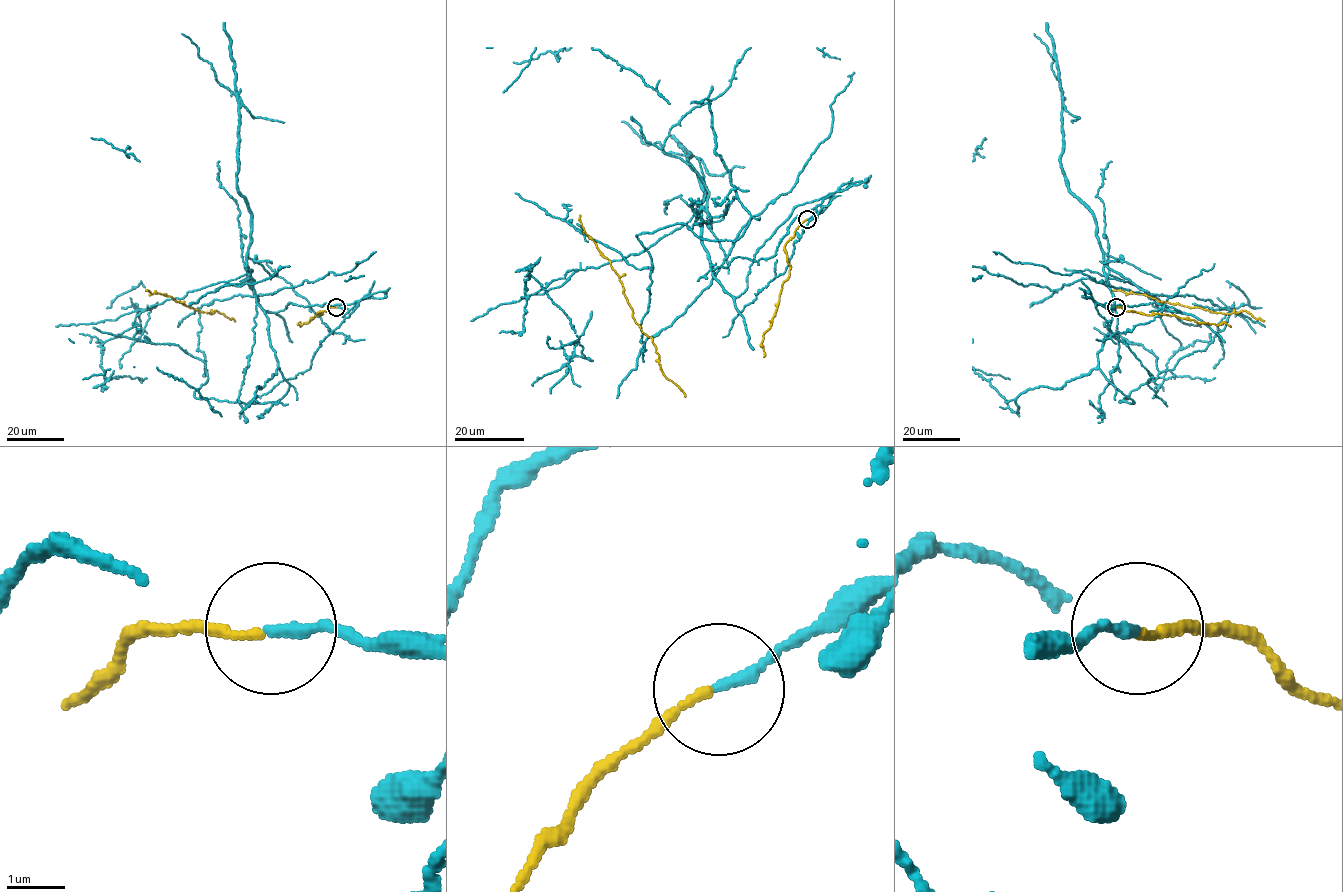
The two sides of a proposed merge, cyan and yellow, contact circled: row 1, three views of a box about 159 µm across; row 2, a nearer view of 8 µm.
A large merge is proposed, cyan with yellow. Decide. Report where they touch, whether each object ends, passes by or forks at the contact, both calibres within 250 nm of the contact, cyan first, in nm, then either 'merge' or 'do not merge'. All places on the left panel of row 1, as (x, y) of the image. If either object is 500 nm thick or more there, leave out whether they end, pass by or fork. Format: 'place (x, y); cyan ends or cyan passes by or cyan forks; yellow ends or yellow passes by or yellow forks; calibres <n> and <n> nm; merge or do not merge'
place (336, 307); cyan ends; yellow ends; calibres 200 and 150 nm; do not merge

